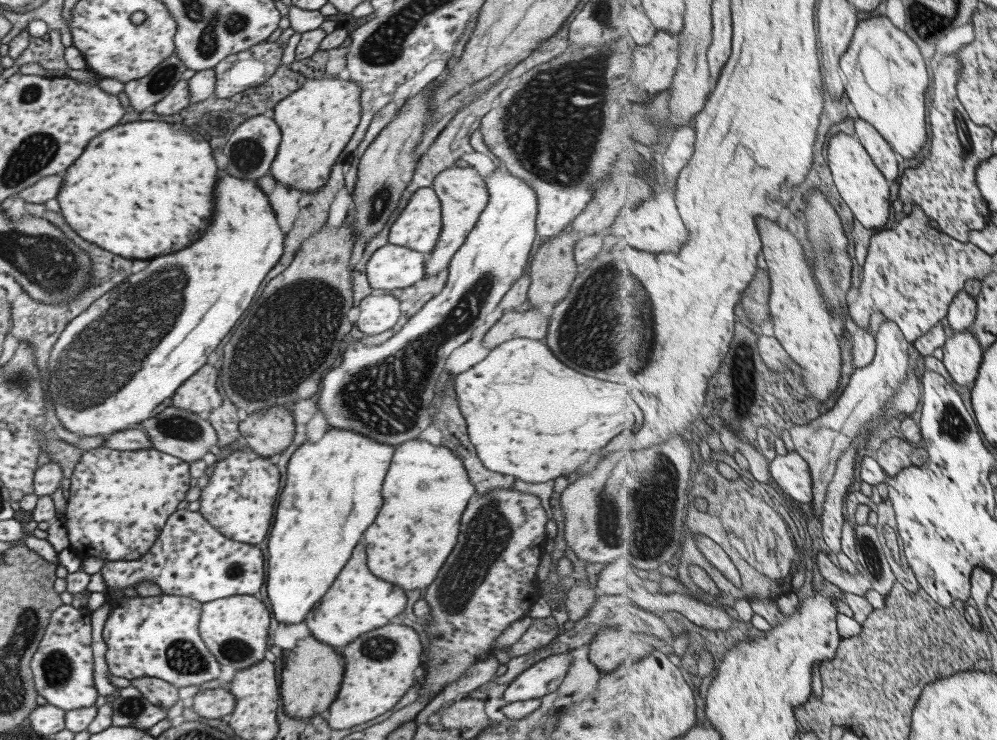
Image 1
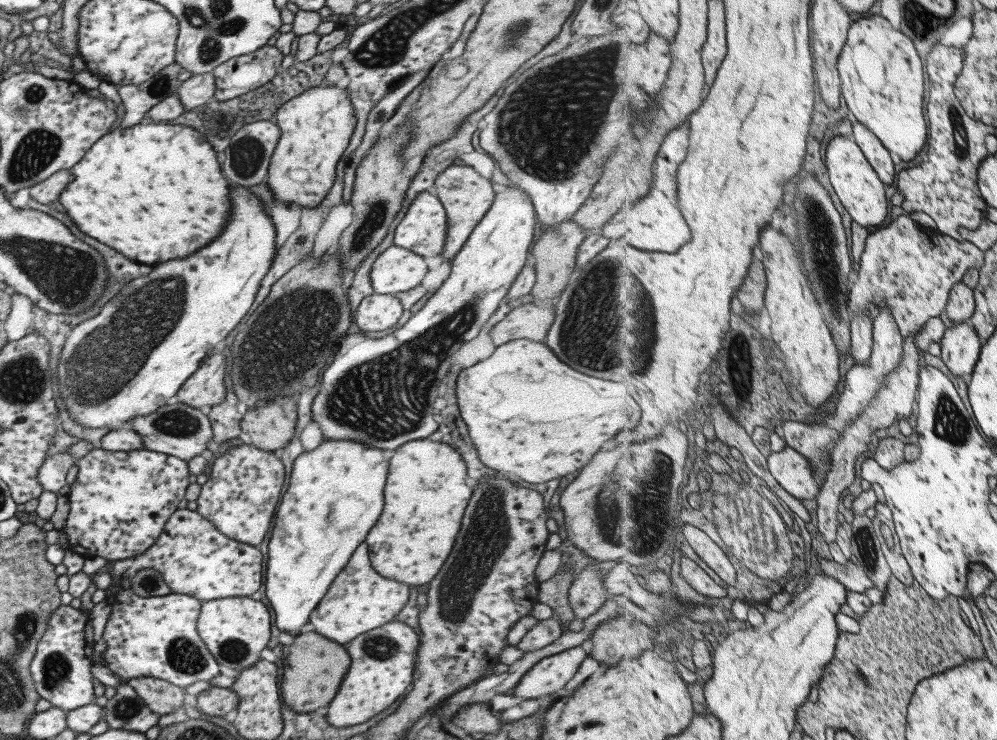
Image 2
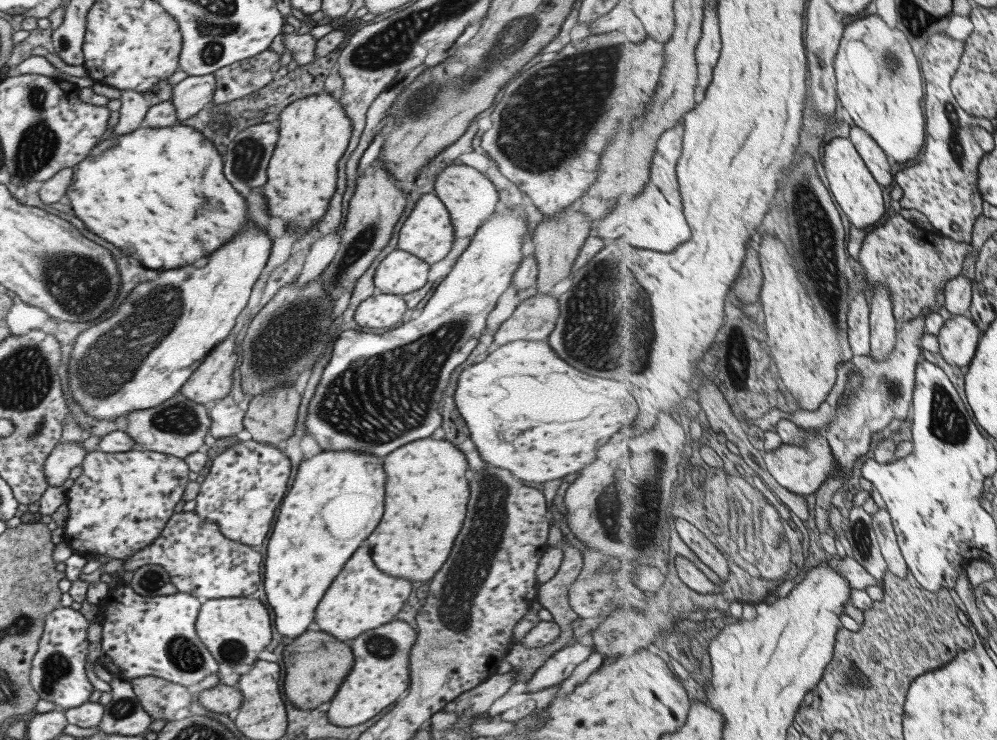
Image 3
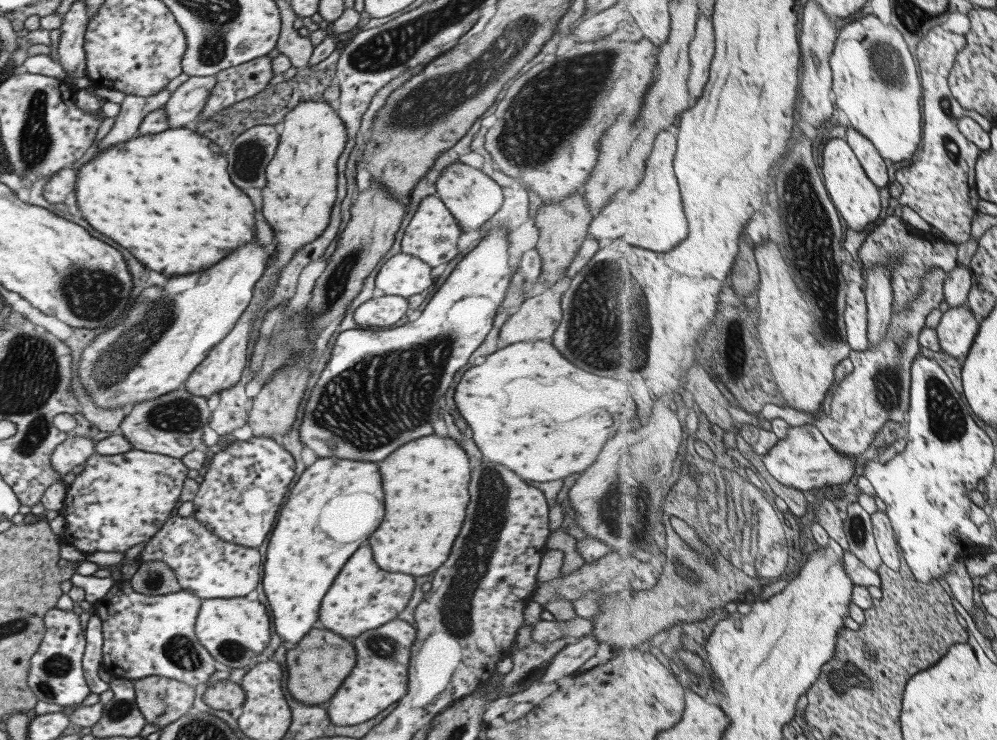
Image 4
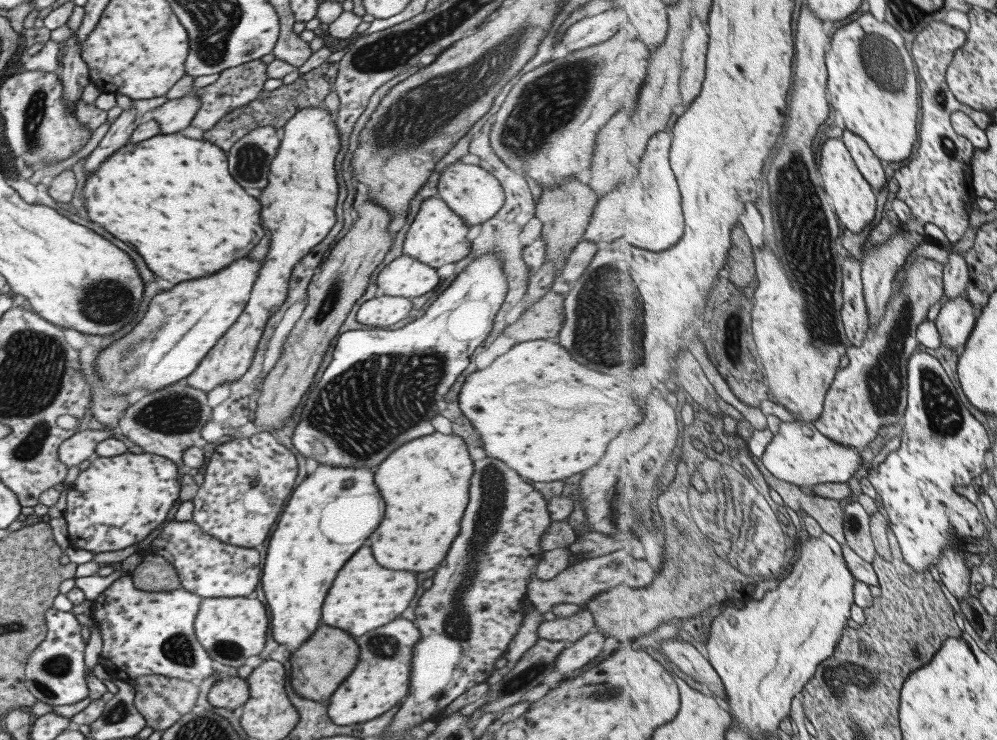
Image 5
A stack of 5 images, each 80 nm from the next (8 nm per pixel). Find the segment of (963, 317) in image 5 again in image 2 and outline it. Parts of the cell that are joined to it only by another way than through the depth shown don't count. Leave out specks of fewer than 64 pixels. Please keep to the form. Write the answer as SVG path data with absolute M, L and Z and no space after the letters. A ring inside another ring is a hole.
M967 322L955 323L946 329L940 342L945 365L955 376L969 378L981 355L981 337Z

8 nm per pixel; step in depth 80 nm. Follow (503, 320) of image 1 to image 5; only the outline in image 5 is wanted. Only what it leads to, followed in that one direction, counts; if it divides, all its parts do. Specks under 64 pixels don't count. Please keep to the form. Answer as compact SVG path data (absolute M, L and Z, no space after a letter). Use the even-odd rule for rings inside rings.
M547 291L538 301L529 305L513 324L505 327L503 335L515 339L518 343L545 338L553 340L553 336L559 332L564 319L562 300L563 298L557 292Z

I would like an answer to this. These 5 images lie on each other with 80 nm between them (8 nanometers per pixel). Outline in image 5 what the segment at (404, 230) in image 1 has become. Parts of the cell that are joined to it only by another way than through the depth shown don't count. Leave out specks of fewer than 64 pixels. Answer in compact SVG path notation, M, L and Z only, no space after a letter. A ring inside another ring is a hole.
M438 196L426 198L419 205L402 240L402 254L434 269L465 258L470 242L465 240L468 227Z

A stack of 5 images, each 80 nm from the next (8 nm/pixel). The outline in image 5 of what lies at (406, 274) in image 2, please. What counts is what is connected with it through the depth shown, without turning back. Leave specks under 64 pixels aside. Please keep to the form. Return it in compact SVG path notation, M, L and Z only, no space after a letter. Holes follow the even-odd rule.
M407 255L389 261L376 276L376 288L391 297L415 298L439 284L436 269Z

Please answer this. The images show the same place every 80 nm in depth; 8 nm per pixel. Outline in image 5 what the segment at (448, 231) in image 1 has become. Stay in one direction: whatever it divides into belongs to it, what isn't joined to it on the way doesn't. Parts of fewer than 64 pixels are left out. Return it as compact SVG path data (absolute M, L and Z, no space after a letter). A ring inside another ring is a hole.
M460 160L447 165L439 176L437 196L466 224L467 227L489 220L503 204L504 192L499 181L479 165L464 164Z

